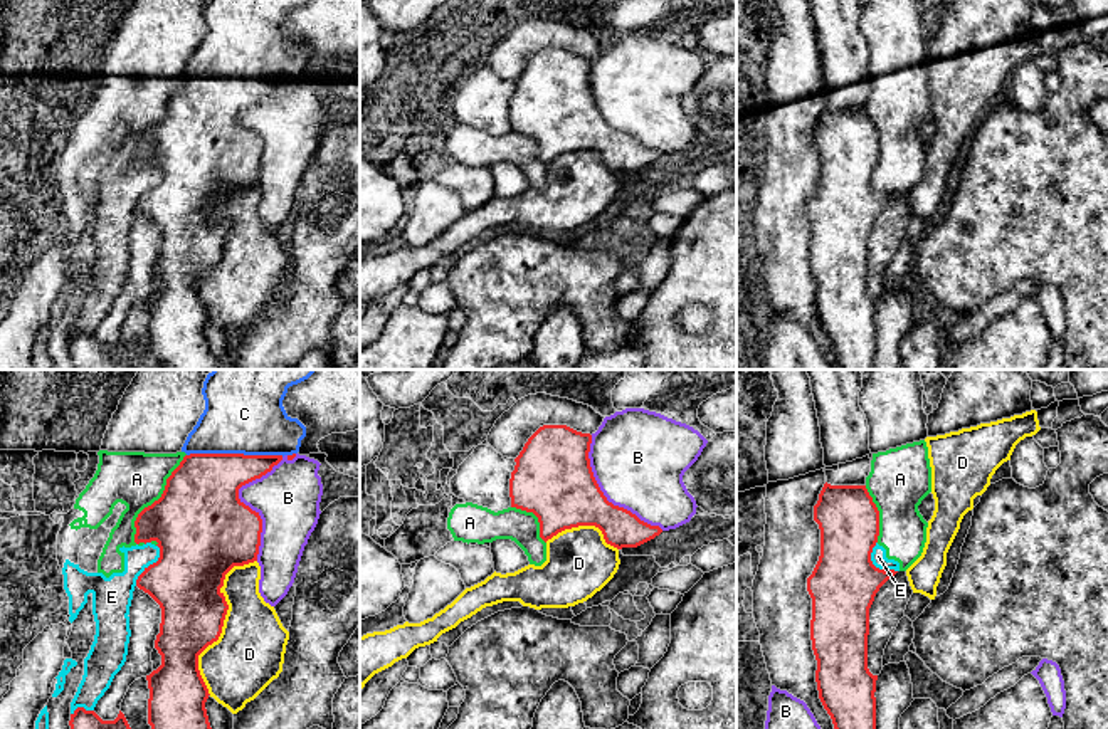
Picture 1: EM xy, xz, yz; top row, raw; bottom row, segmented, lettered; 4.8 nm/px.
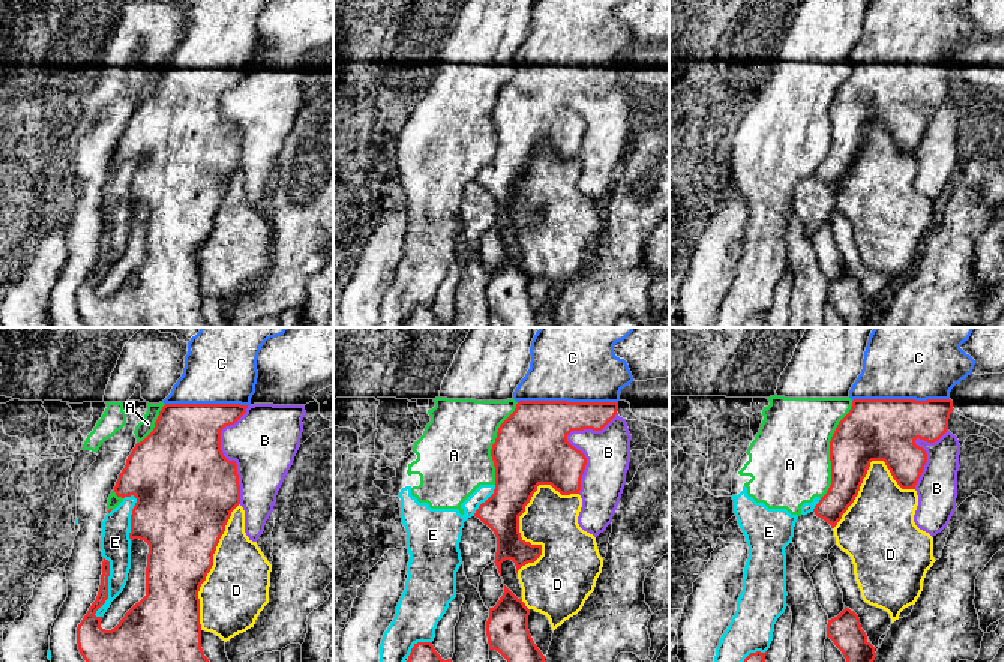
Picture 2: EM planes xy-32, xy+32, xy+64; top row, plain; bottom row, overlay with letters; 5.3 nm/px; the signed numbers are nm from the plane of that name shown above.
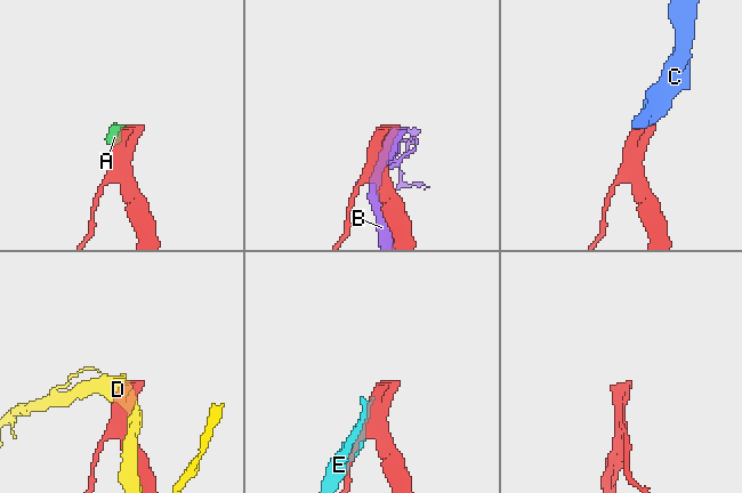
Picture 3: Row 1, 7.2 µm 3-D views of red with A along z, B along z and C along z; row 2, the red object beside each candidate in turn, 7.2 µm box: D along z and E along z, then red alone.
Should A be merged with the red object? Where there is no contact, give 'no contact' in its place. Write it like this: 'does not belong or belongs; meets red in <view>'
does not belong; meets red in xy

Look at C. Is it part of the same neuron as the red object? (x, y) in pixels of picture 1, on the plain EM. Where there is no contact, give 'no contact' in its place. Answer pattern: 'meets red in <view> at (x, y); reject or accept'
meets red in xy at (236, 78); accept

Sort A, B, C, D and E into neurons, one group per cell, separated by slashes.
A E / B / C / D

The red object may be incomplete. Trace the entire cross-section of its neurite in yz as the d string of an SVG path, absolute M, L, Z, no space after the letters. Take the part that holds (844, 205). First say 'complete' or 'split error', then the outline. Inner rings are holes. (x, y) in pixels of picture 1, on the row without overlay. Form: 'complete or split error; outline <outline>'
complete; outline M826 106L814 129L814 144L820 153L820 180L807 202L807 215L812 222L810 264L817 284L819 323L832 343L839 370L873 370L878 299L873 299L868 292L869 232L879 212L898 195L879 193L871 185L871 176L879 160L879 134L866 109L831 109Z

